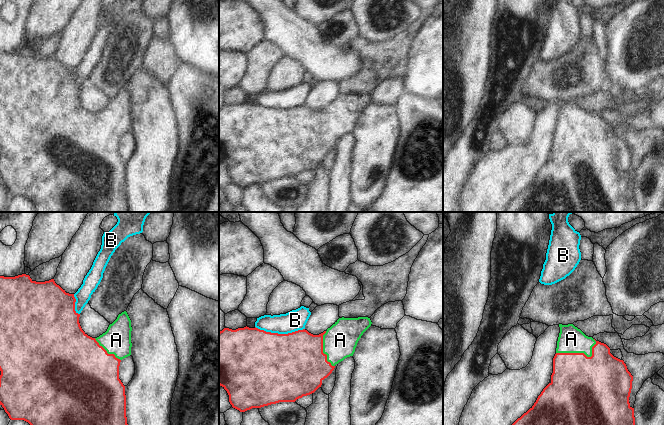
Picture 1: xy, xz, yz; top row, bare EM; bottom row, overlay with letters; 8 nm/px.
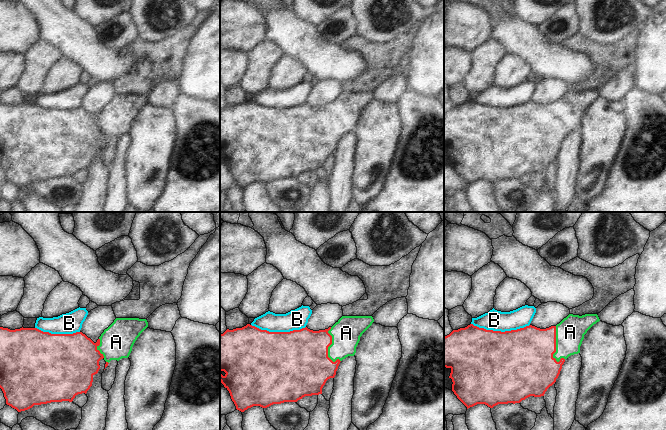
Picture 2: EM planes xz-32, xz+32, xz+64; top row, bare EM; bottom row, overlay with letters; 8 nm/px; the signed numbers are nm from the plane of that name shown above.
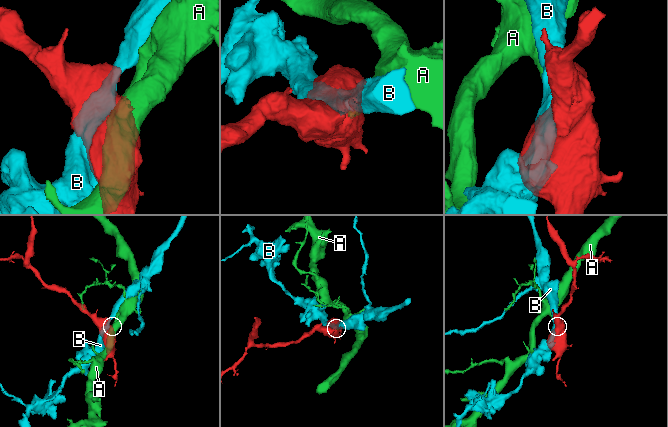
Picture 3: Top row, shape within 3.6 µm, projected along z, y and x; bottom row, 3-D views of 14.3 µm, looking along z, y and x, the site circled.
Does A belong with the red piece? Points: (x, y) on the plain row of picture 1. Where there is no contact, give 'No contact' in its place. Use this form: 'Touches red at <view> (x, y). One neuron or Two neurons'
Touches red at yz (580, 129). One neuron

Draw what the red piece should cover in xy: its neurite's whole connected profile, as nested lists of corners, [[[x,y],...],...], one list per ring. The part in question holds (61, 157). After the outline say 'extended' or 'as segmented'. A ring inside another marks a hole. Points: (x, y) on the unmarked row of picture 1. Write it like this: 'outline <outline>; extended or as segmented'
outline [[[26,50],[15,53],[0,52],[0,181],[11,196],[28,198],[36,212],[129,212],[125,162],[119,155],[119,142],[122,135],[131,131],[131,96],[124,87],[109,101],[105,109],[92,114],[80,102],[80,90],[75,87],[75,78],[74,70],[66,69],[54,55],[36,58]]]; extended

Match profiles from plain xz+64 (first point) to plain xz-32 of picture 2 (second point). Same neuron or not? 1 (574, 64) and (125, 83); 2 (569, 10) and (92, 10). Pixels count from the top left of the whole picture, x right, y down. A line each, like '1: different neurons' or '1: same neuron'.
1: different neurons
2: different neurons

